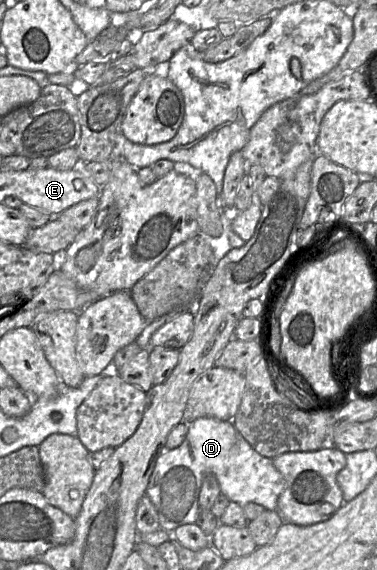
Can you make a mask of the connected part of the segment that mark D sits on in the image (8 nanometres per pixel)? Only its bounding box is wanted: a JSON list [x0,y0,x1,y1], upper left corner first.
[140,417,285,547]

